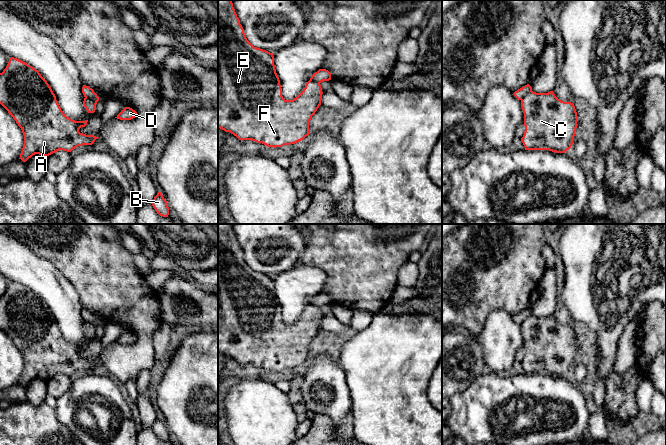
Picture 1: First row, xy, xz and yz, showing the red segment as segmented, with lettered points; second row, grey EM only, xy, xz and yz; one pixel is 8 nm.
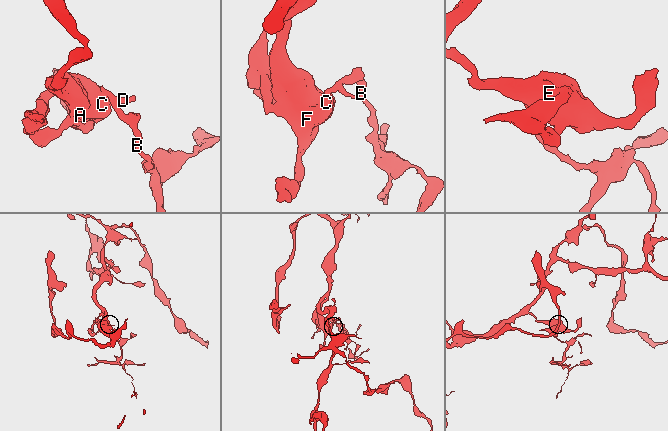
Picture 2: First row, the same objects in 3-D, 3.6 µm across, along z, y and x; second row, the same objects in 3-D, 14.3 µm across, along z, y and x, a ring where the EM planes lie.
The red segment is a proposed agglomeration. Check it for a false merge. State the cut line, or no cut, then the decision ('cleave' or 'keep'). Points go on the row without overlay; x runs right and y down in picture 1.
cut in xy along (85, 320), (97, 325); cleave

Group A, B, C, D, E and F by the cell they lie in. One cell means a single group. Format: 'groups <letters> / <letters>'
groups A C E F / B D

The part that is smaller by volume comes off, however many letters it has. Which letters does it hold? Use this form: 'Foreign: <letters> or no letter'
Foreign: B, D

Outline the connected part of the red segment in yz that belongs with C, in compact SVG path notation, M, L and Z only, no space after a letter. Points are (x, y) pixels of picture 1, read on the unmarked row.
M553 315L548 317L528 316L521 324L524 337L524 359L521 365L525 374L549 374L565 377L573 368L578 340L571 326L558 323Z

